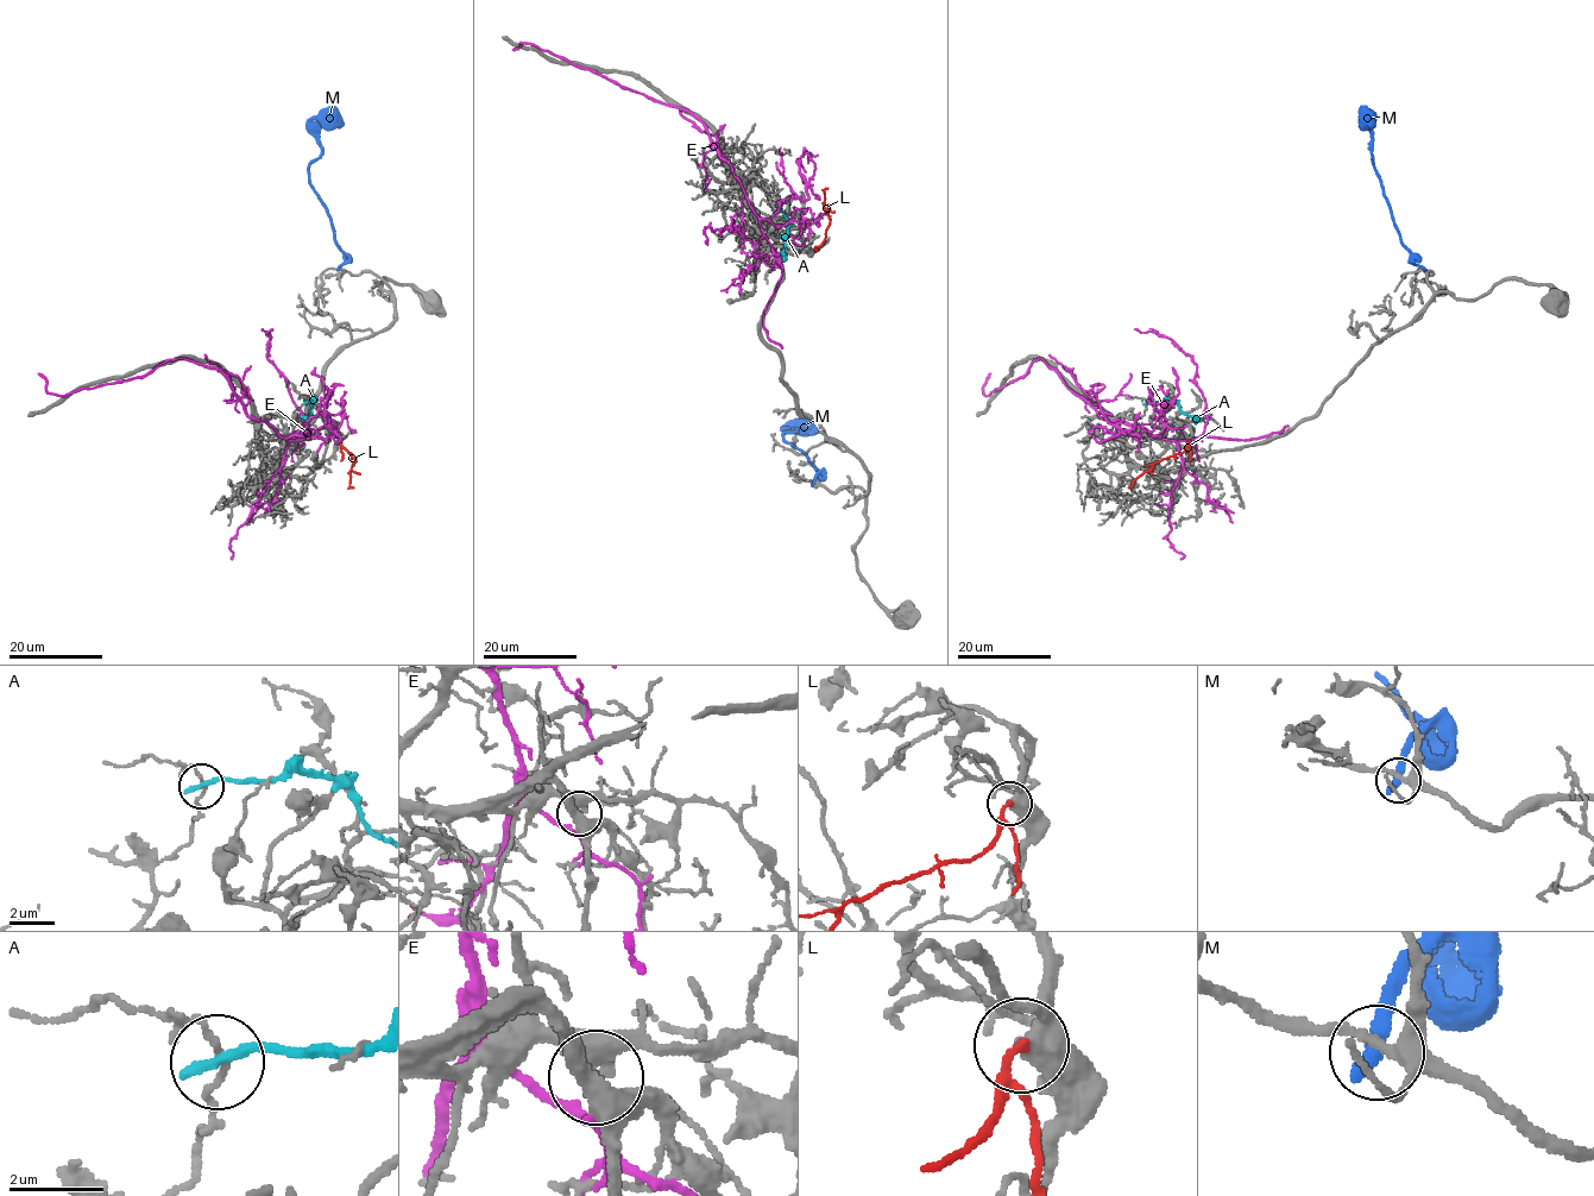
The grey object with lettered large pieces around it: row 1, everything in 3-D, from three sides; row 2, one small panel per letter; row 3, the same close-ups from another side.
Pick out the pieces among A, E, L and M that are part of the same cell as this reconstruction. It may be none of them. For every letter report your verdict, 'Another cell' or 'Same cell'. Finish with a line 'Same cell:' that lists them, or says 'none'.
A: Another cell
E: Another cell
L: Same cell
M: Another cell
Same cell: L

